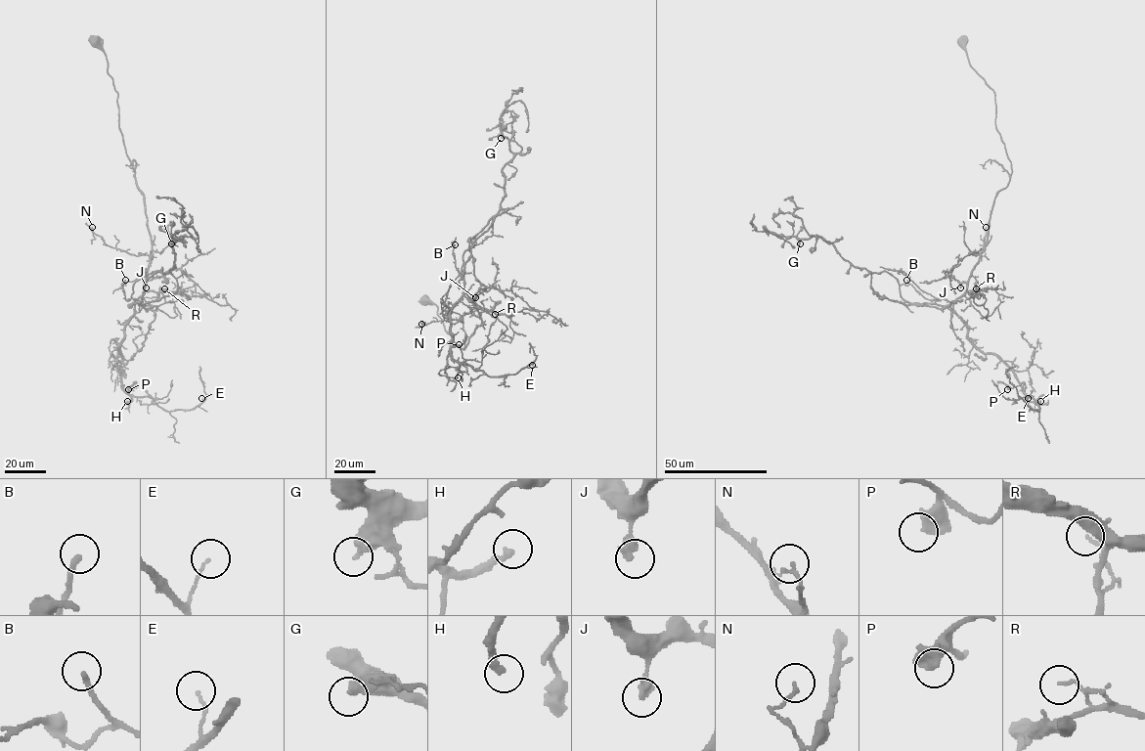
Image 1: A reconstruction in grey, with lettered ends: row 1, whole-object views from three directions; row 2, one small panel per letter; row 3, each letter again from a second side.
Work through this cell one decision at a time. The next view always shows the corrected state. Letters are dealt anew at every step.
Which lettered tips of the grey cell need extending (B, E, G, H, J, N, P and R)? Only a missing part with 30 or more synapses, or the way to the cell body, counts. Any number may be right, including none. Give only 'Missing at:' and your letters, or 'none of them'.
Missing at: none of them

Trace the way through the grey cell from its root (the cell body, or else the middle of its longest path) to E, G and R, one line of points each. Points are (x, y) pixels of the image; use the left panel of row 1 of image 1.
E: (93, 42), (117, 94), (152, 242), (145, 292), (120, 346), (121, 386), (168, 411), (201, 398)
G: (93, 42), (117, 94), (151, 238), (145, 292), (128, 306), (174, 267), (184, 237), (171, 243)
R: (93, 42), (106, 56), (117, 94), (118, 128), (144, 197), (152, 242), (144, 288), (164, 288)

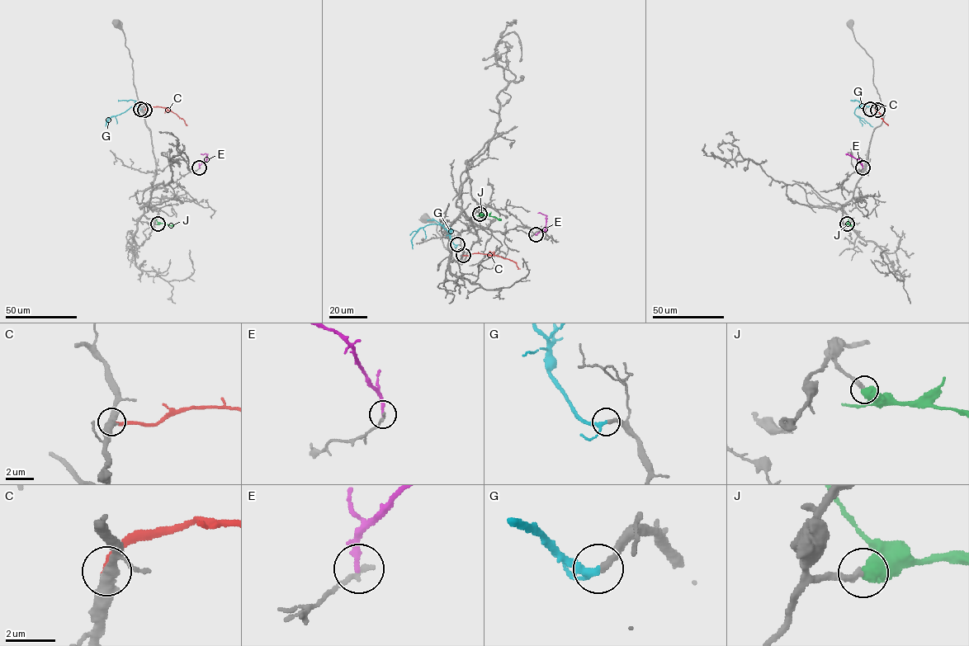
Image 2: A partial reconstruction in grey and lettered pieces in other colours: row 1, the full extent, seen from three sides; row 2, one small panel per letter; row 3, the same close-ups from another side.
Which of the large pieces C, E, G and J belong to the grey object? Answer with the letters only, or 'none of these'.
C, G, J

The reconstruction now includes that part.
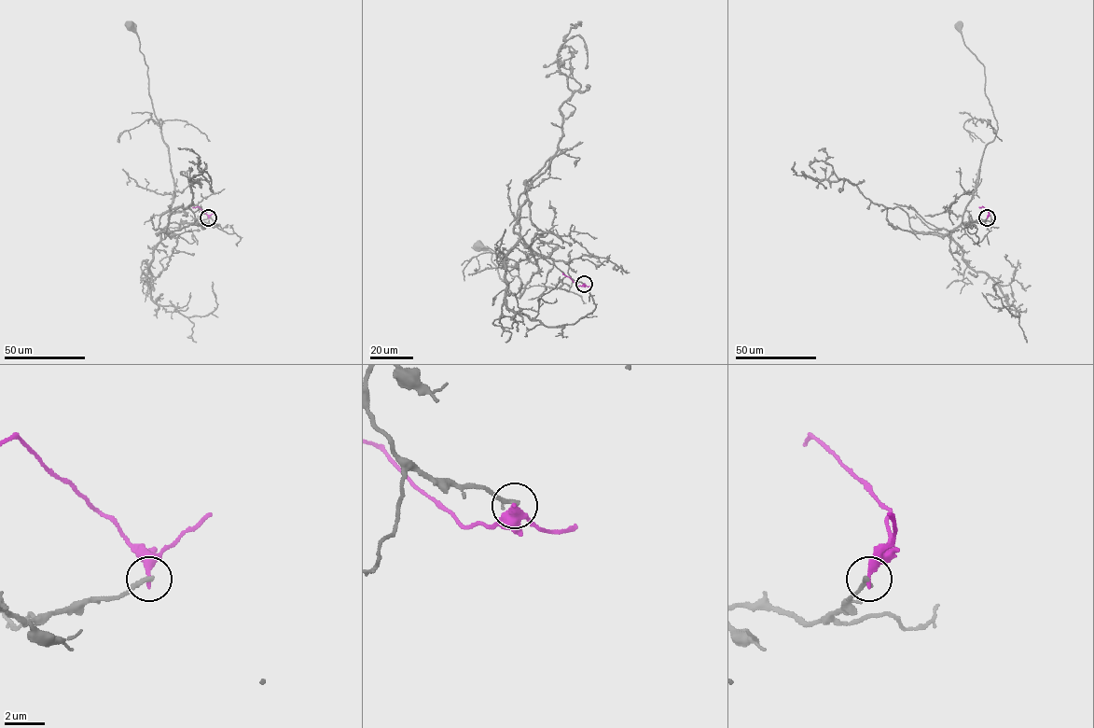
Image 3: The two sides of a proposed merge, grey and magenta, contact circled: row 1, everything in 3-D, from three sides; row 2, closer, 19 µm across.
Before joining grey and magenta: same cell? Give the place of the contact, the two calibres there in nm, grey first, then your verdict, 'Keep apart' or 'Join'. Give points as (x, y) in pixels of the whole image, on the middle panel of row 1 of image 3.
Place: (584, 284). Thickness 240 nm (grey) against 360 nm. Keep apart

